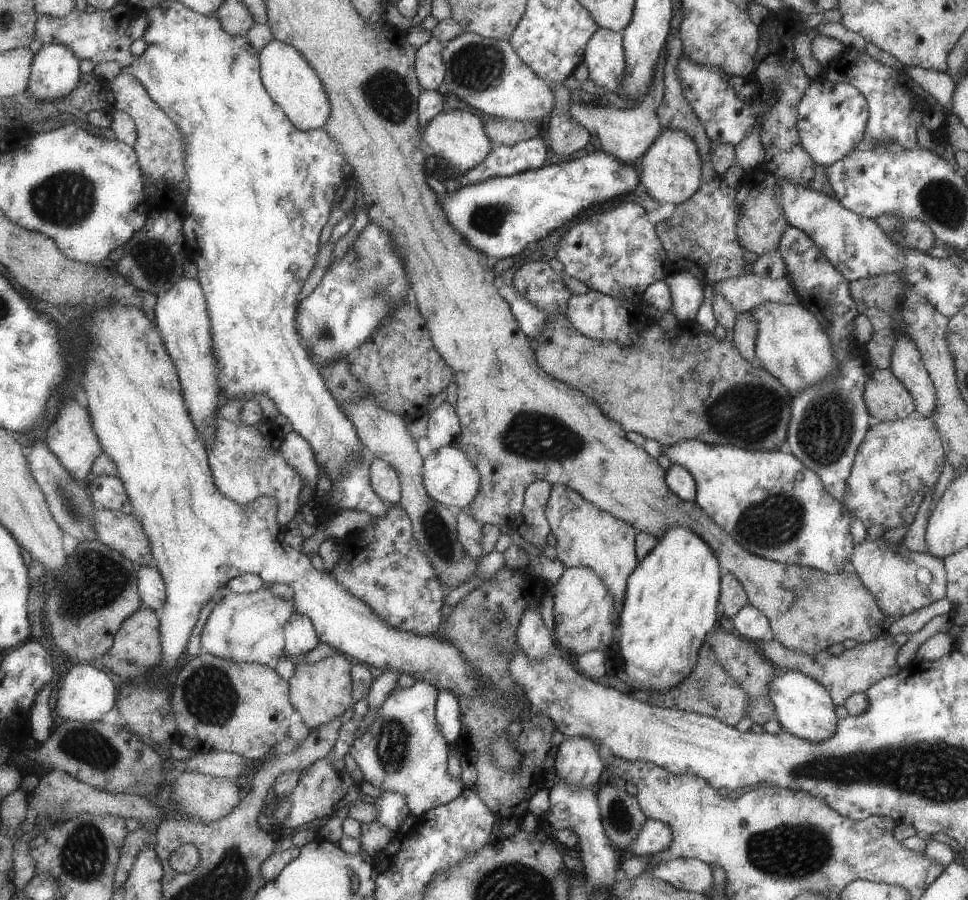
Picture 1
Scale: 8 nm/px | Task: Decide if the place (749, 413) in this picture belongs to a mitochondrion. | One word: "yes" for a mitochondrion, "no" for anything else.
yes

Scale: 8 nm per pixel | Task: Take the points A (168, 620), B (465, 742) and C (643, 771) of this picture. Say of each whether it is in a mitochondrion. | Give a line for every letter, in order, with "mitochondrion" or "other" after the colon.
A: other
B: other
C: other

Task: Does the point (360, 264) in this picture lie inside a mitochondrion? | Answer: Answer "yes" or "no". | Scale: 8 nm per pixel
yes

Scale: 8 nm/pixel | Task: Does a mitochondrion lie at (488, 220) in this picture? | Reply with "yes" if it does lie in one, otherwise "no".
yes

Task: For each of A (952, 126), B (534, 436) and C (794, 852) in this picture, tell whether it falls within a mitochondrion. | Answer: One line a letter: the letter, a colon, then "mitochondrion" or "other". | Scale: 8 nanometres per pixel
A: other
B: mitochondrion
C: mitochondrion

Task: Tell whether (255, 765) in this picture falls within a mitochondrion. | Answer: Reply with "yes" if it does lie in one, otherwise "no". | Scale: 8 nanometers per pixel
no

